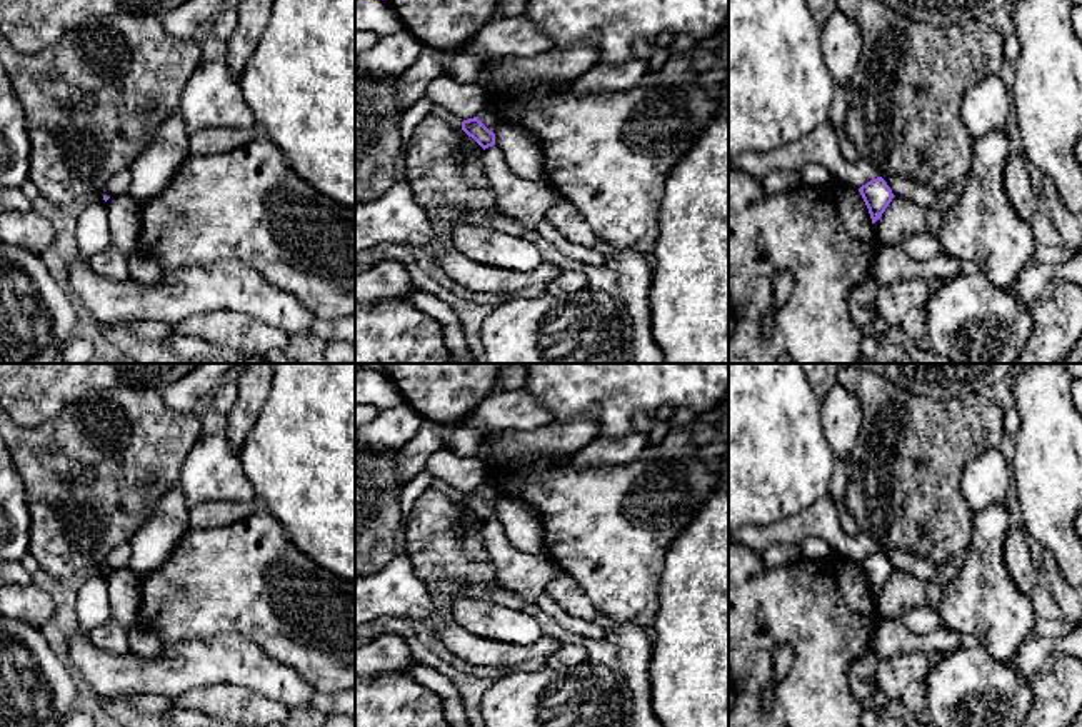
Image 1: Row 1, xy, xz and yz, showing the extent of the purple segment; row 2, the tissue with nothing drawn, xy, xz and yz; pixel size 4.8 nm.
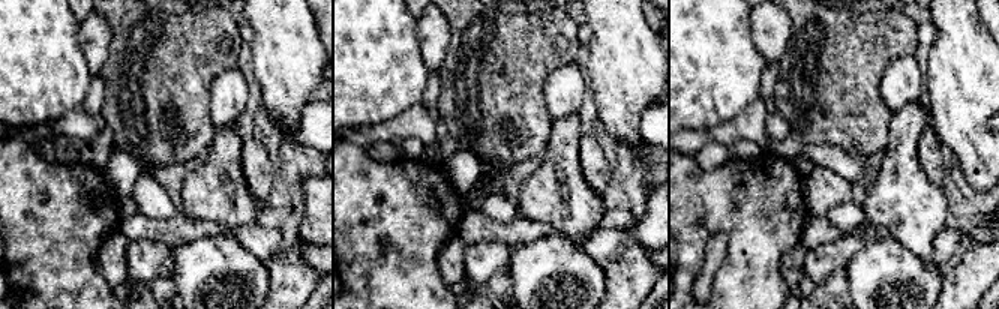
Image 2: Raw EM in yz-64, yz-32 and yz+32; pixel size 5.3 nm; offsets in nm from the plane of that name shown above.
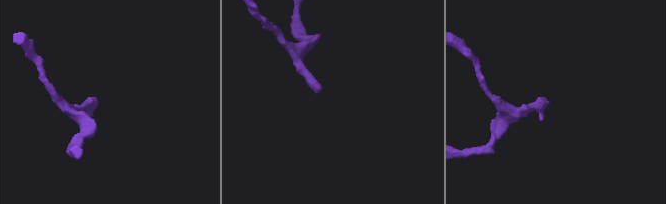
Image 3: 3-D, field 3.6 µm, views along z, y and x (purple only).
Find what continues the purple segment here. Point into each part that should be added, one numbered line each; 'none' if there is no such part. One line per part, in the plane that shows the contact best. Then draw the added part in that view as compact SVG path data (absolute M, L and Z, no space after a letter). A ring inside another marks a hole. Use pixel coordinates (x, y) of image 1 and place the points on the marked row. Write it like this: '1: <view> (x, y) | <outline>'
none

